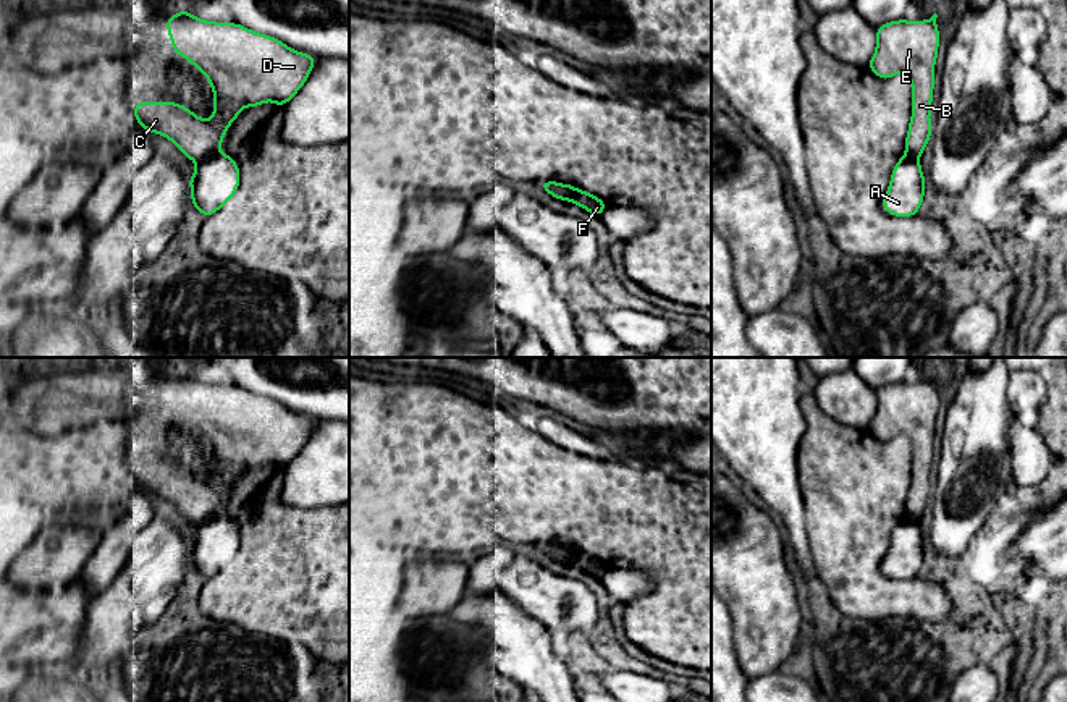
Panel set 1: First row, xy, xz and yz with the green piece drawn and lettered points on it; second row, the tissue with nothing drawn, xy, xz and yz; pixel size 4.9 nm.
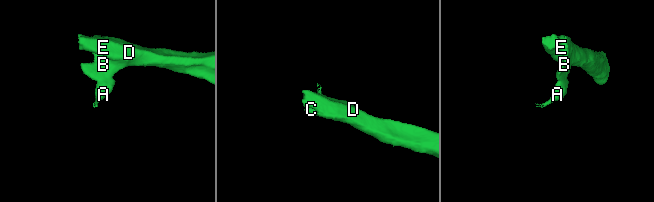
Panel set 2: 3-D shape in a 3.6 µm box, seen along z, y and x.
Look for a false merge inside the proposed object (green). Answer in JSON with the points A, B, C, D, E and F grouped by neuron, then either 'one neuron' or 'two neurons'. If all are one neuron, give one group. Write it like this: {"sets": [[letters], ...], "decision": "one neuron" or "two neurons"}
{"sets": [["A", "F"], ["B", "C", "D", "E"]], "decision": "two neurons"}

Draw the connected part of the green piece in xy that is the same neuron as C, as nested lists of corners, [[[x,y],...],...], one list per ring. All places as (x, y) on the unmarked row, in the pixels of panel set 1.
[[[188,372],[167,382],[173,414],[204,435],[213,453],[213,479],[199,480],[188,469],[175,464],[137,464],[133,471],[137,487],[170,503],[192,524],[199,526],[220,516],[226,490],[246,469],[275,464],[280,471],[304,448],[315,429],[309,416],[293,412],[280,401],[251,393],[236,385],[204,383]]]

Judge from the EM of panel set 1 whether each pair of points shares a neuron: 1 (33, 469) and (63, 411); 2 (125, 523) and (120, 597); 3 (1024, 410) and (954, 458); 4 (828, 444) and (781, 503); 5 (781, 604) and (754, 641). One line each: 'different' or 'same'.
1: different
2: different
3: different
4: different
5: same

